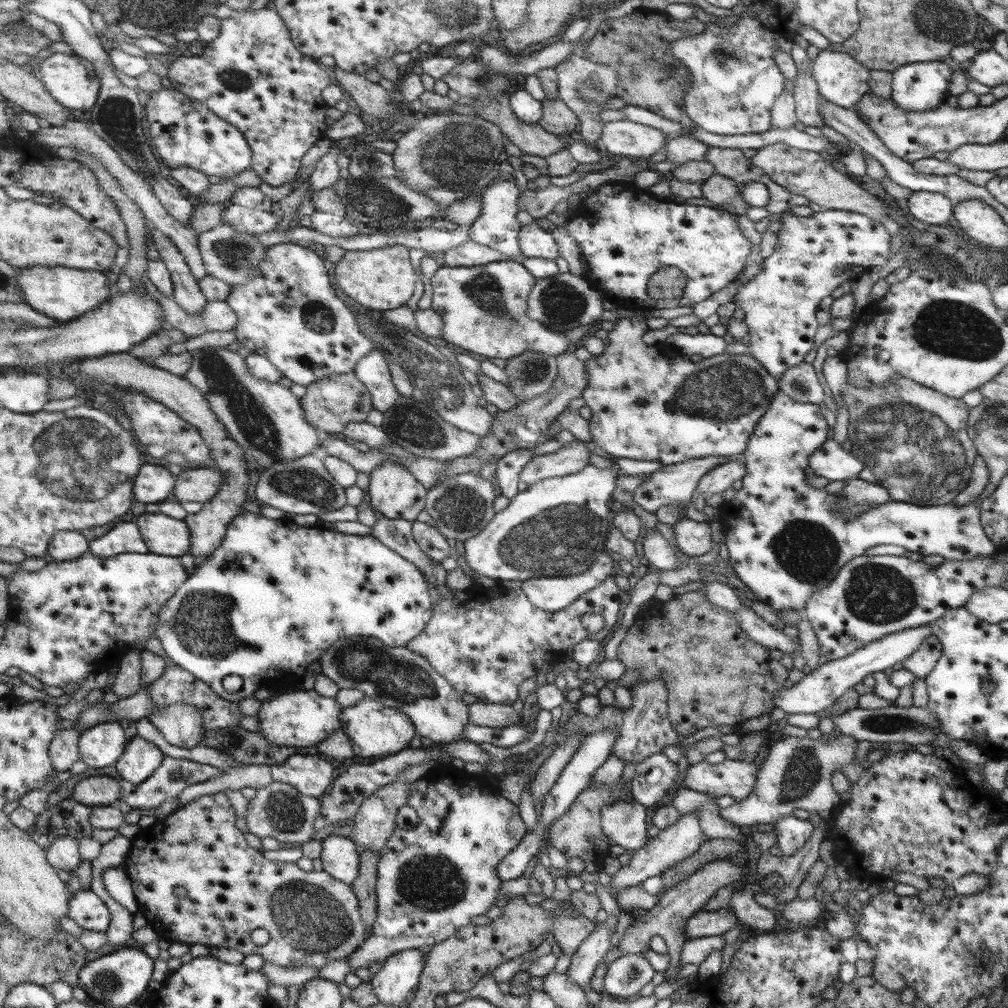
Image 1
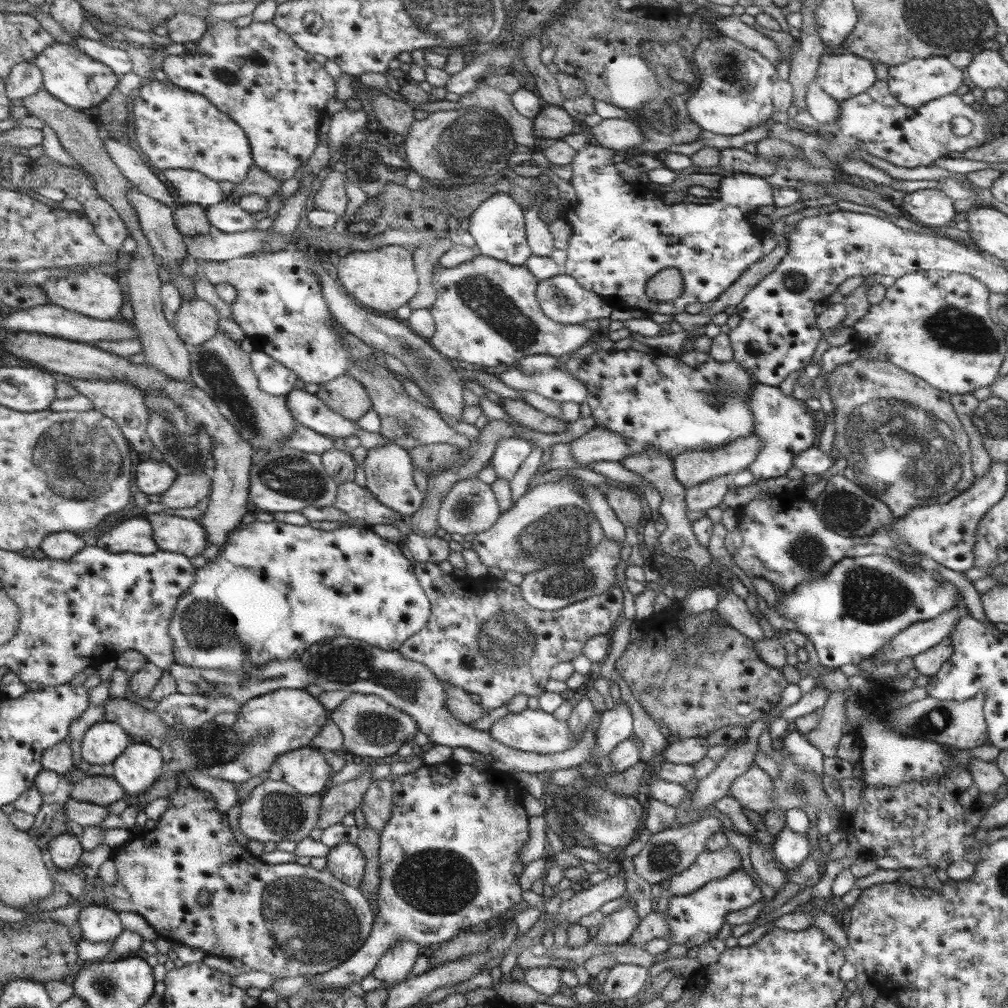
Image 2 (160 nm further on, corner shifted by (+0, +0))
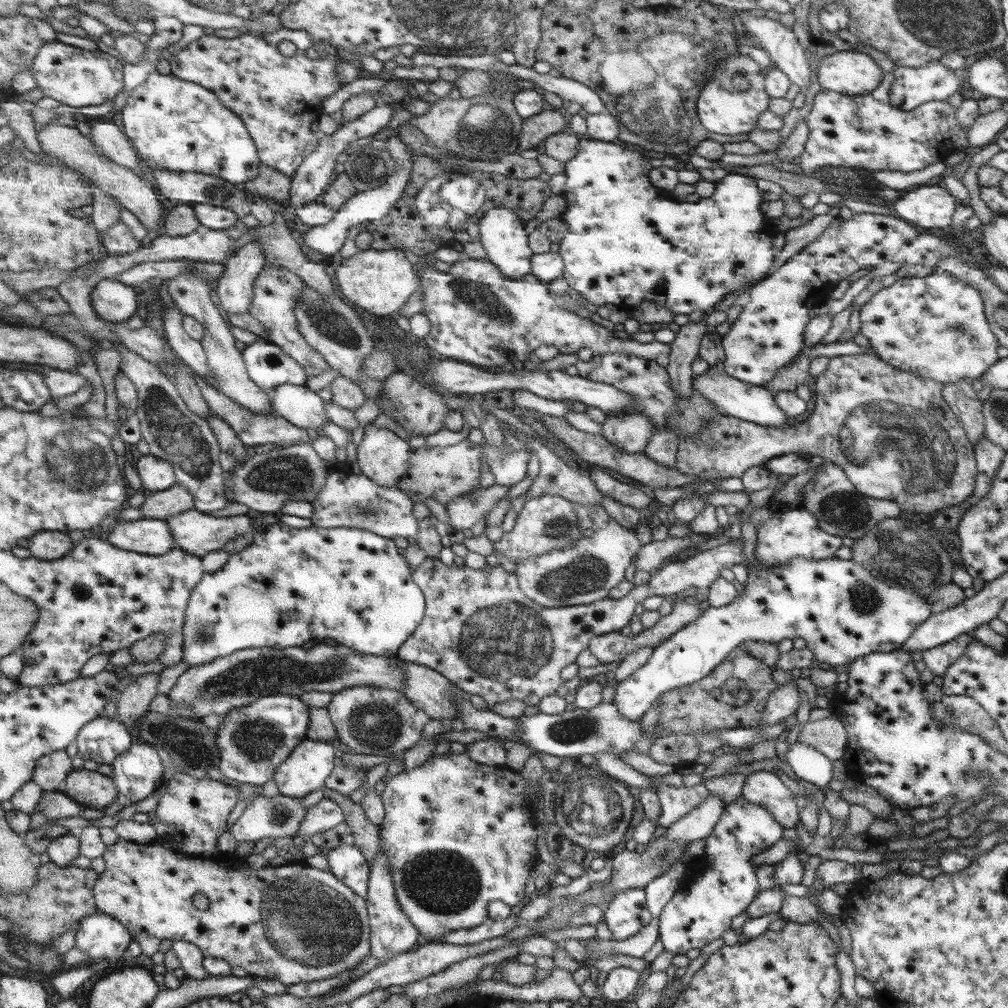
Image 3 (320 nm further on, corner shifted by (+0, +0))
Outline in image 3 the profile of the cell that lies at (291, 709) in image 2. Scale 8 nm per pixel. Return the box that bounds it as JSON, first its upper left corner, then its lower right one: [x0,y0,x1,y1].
[217,693,308,787]

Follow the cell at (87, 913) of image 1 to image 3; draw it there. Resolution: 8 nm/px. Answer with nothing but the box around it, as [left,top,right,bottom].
[76,911,134,965]

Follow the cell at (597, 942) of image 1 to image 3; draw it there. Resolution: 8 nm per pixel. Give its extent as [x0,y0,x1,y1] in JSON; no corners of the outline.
[603,889,652,940]

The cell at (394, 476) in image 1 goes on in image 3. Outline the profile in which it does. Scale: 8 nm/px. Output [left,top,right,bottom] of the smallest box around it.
[357,425,411,488]

